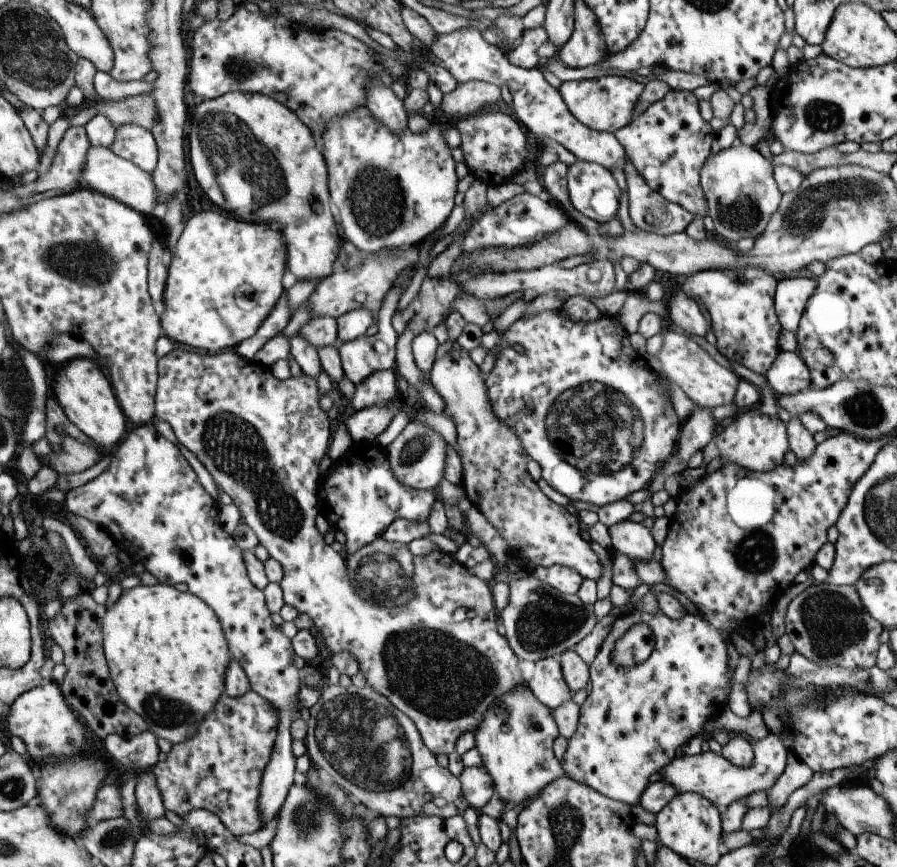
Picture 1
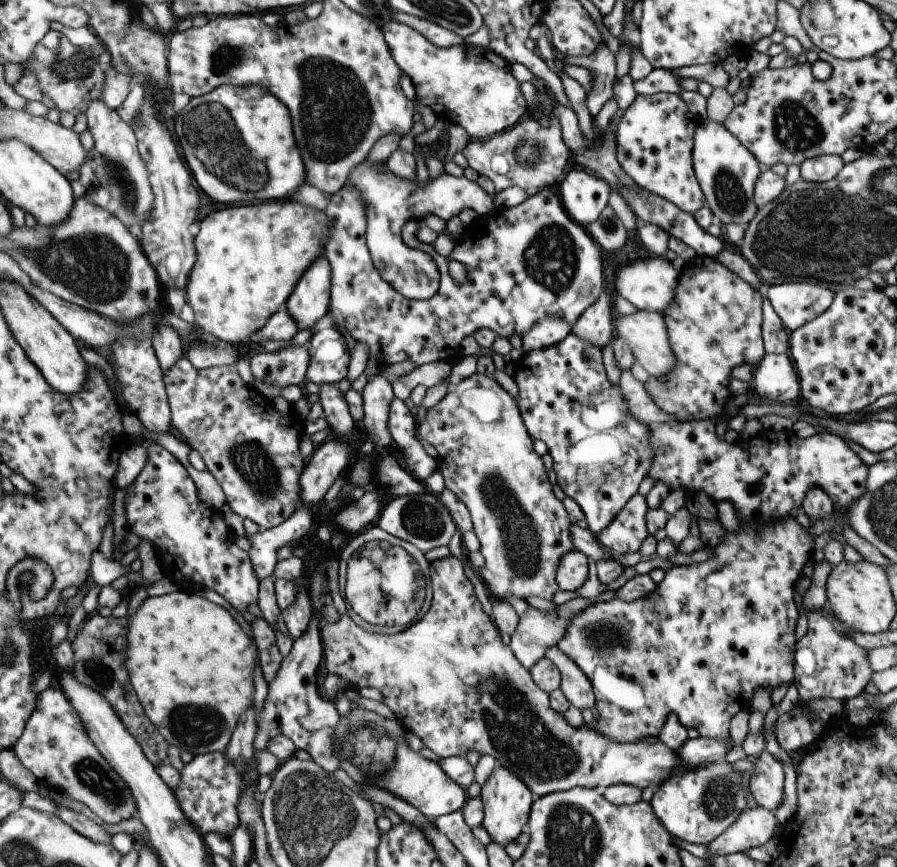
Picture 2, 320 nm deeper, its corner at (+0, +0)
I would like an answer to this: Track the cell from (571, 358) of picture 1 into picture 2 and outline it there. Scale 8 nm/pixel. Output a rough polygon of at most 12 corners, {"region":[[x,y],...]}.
{"region":[[600,350],[514,362],[515,402],[595,538],[653,460]]}

